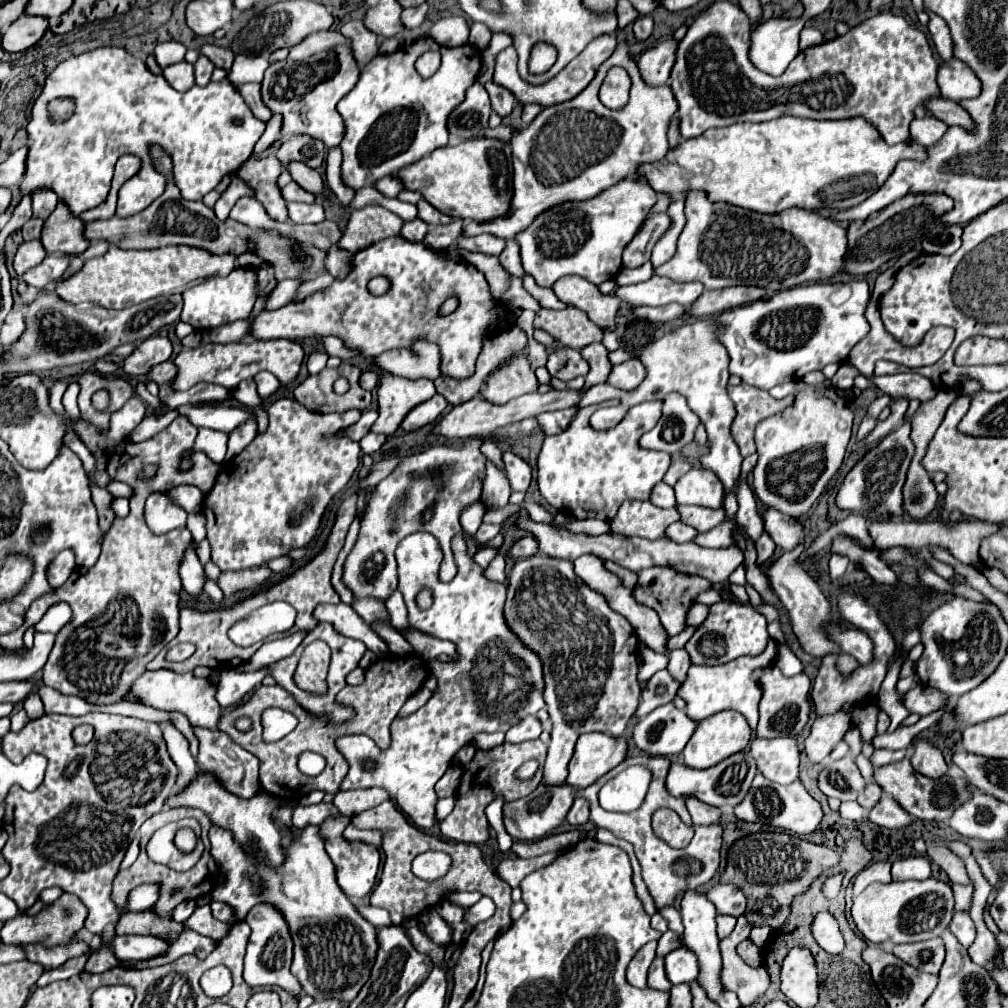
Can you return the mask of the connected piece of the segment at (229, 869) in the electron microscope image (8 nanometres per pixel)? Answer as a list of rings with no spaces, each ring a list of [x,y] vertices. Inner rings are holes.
[[[212,826],[209,830],[211,838],[210,854],[213,856],[221,870],[225,870],[225,884],[217,888],[213,894],[213,900],[221,900],[225,904],[231,904],[237,920],[245,920],[247,912],[261,902],[267,902],[275,906],[291,932],[293,944],[295,944],[295,958],[291,964],[291,972],[299,978],[305,994],[313,996],[315,1000],[325,998],[339,998],[345,1002],[351,1002],[363,984],[371,976],[373,958],[377,958],[377,928],[369,924],[353,906],[353,902],[343,894],[343,890],[337,886],[335,878],[335,866],[327,858],[327,852],[323,848],[323,840],[319,836],[319,828],[295,828],[289,826],[289,830],[295,832],[291,842],[285,846],[285,862],[281,866],[269,866],[257,858],[249,858],[237,842],[233,842],[233,834],[229,830],[221,830],[221,826]]]

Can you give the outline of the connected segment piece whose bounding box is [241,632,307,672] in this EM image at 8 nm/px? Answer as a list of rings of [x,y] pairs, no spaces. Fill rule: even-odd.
[[[293,632],[289,636],[265,642],[257,654],[245,662],[245,666],[241,666],[243,672],[251,672],[251,670],[261,670],[261,666],[265,664],[273,664],[281,658],[287,658],[289,654],[293,654],[297,650],[297,646],[303,642],[303,638],[307,636],[307,632]]]

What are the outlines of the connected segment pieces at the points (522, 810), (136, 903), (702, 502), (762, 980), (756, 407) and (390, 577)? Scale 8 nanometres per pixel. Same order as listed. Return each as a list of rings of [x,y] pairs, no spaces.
[[[541,784],[529,796],[505,804],[505,808],[503,808],[505,830],[515,842],[537,842],[537,840],[553,834],[553,830],[565,822],[565,816],[569,812],[569,808],[573,806],[573,800],[575,800],[575,794],[569,784],[563,784],[563,786]]]
[[[141,884],[133,890],[133,894],[129,894],[127,898],[127,906],[125,910],[127,912],[141,912],[141,910],[151,910],[151,906],[155,906],[157,898],[159,898],[159,890],[161,890],[161,884]]]
[[[691,468],[675,484],[677,504],[695,504],[705,508],[721,508],[725,490],[721,480],[705,468]]]
[[[740,916],[736,922],[735,930],[731,936],[721,940],[721,956],[723,956],[723,970],[721,970],[721,982],[727,990],[737,992],[741,1006],[755,1004],[771,986],[771,976],[767,972],[767,966],[751,968],[747,966],[739,954],[737,944],[749,938],[752,925],[745,916]]]
[[[739,384],[739,386],[729,386],[729,398],[735,400],[737,408],[737,416],[731,426],[733,438],[741,450],[741,456],[749,456],[755,454],[753,432],[757,422],[785,410],[795,400],[795,394],[775,400],[765,390],[757,390],[755,386],[749,384]]]
[[[493,434],[471,436],[457,444],[433,446],[413,454],[377,484],[377,492],[373,494],[365,518],[361,520],[359,540],[345,562],[343,578],[355,596],[375,596],[383,600],[389,598],[397,586],[395,548],[407,534],[413,532],[431,532],[439,540],[443,551],[440,580],[449,582],[457,574],[451,538],[461,532],[459,514],[463,506],[469,506],[481,498],[487,458],[479,448],[485,440],[493,440]]]

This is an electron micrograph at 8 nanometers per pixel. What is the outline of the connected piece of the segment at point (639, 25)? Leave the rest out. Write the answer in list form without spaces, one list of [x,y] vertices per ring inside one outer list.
[[[639,16],[633,24],[633,34],[637,42],[645,42],[653,32],[653,18],[651,16]]]

